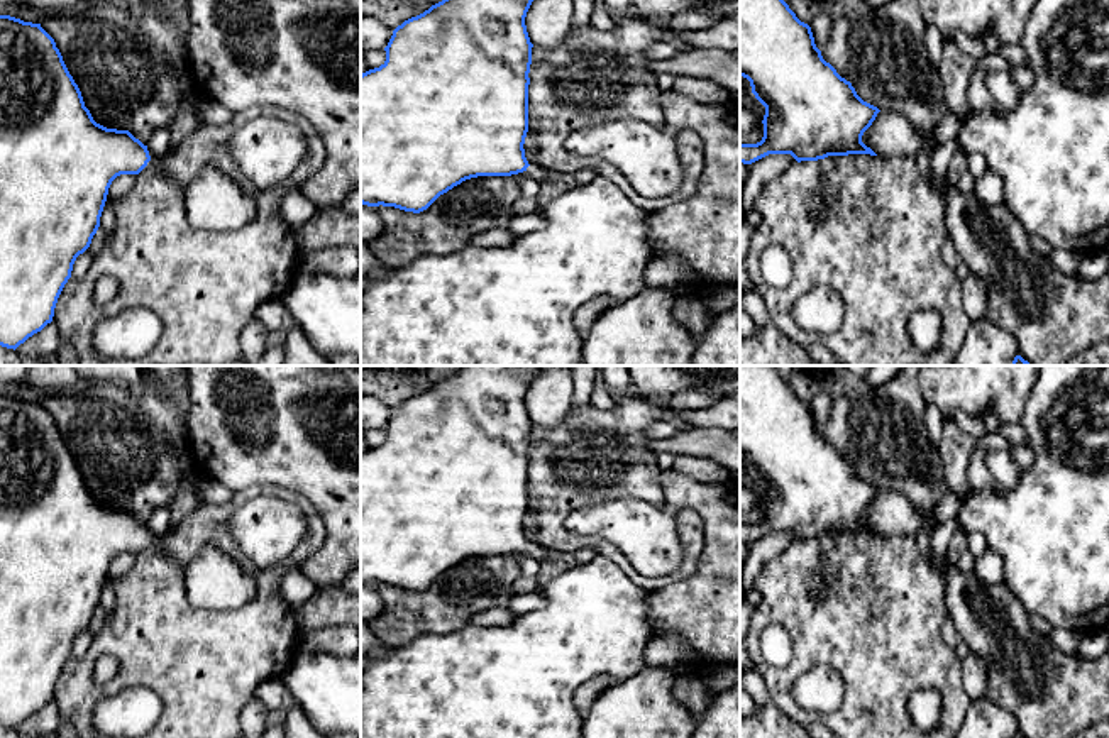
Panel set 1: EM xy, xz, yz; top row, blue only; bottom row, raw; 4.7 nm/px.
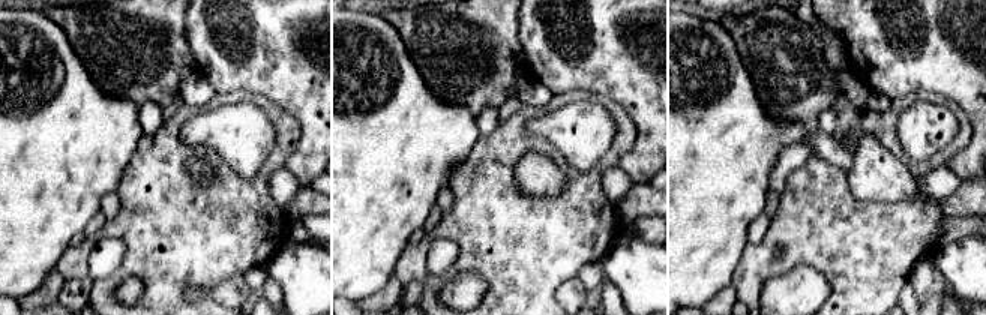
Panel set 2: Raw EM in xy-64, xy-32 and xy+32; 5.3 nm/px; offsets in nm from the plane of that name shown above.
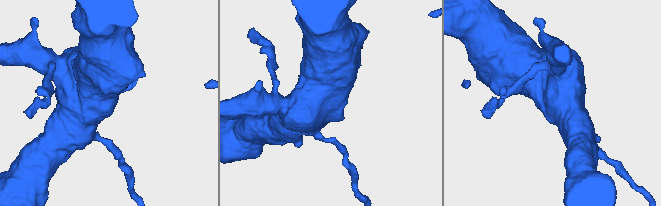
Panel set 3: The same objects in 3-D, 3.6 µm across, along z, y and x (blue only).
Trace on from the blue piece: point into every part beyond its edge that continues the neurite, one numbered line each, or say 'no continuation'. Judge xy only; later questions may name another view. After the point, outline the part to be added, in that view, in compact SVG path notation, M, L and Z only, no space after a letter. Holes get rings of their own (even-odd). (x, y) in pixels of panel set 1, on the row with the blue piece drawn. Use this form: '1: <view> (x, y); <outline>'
no continuation

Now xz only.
1: xz (535, 171); M530 164L528 168L527 168L527 173L533 178L533 179L537 179L537 181L547 181L547 178L549 178L549 171L547 169L543 169L543 168L540 168L540 166L537 166L537 164Z

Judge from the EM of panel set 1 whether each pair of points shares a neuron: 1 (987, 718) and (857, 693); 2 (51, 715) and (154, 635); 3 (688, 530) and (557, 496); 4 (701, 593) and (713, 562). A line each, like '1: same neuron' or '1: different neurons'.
1: different neurons
2: different neurons
3: same neuron
4: same neuron

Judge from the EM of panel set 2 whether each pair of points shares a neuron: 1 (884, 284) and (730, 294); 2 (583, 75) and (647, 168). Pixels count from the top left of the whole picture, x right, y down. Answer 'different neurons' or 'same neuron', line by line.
1: different neurons
2: same neuron

